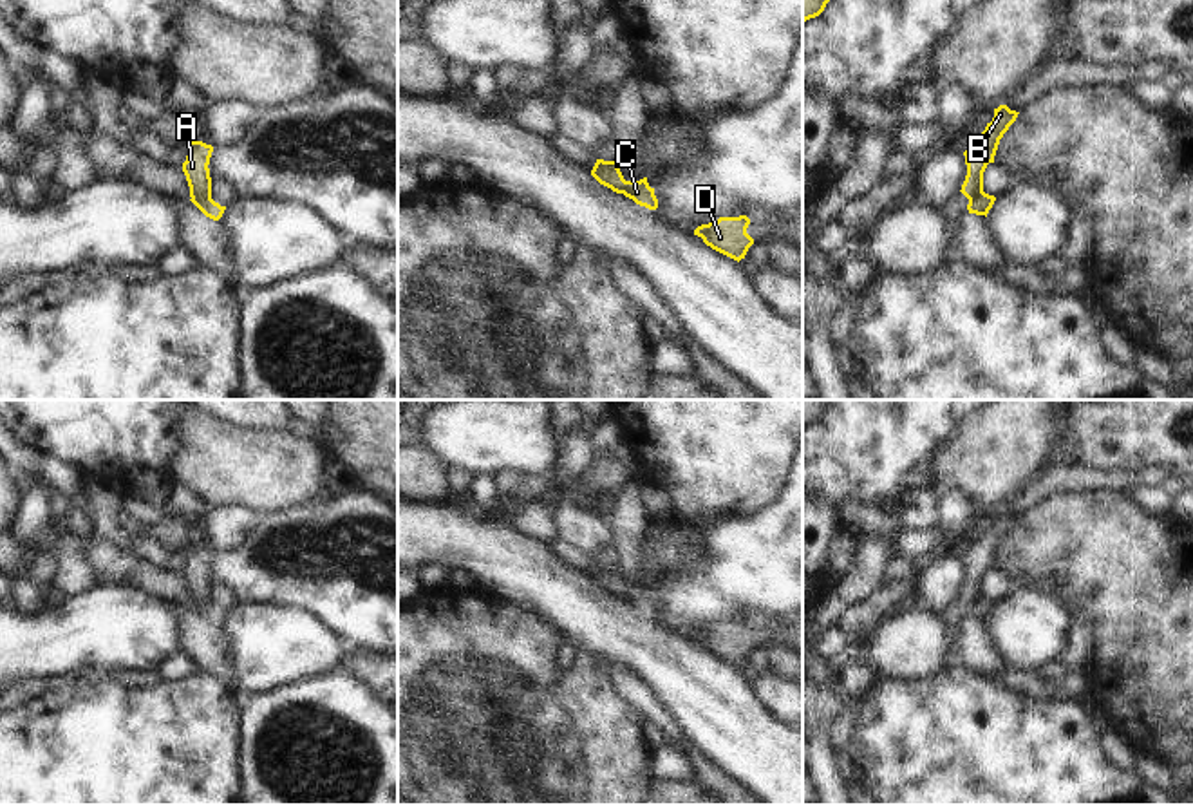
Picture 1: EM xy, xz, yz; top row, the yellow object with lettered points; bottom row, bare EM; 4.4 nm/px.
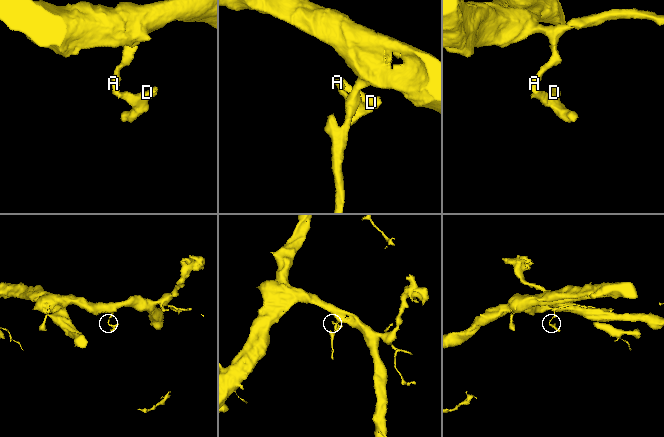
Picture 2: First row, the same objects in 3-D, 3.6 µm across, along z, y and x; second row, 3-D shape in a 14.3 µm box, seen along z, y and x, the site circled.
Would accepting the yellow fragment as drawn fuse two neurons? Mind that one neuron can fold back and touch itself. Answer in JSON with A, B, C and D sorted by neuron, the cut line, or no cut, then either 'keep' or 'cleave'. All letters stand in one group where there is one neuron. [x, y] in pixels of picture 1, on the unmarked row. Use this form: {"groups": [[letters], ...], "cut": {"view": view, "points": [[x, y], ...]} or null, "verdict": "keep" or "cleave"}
{"groups": [["A", "B"], ["C", "D"]], "cut": {"view": "xy", "points": [[192, 603], [210, 605]]}, "verdict": "cleave"}

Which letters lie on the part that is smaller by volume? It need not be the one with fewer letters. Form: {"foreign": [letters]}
{"foreign": ["C", "D"]}

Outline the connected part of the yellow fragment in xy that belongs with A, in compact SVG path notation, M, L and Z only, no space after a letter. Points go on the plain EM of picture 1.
M188 546L186 554L188 561L183 568L183 577L190 592L190 602L195 606L211 604L211 582L208 570L213 552L202 546Z

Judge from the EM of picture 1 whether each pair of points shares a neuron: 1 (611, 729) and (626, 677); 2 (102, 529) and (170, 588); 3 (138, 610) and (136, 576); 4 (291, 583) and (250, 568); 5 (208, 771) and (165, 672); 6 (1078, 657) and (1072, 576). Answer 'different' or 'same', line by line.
1: different
2: different
3: different
4: same
5: different
6: different

